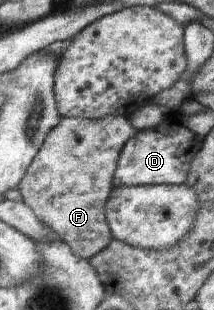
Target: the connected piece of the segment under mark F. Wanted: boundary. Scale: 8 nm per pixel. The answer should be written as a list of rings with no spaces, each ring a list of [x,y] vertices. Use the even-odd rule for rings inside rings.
[[[121,115],[100,119],[63,117],[47,134],[18,190],[34,216],[68,244],[75,256],[90,259],[112,241],[104,206],[113,187],[119,153],[138,131]]]

